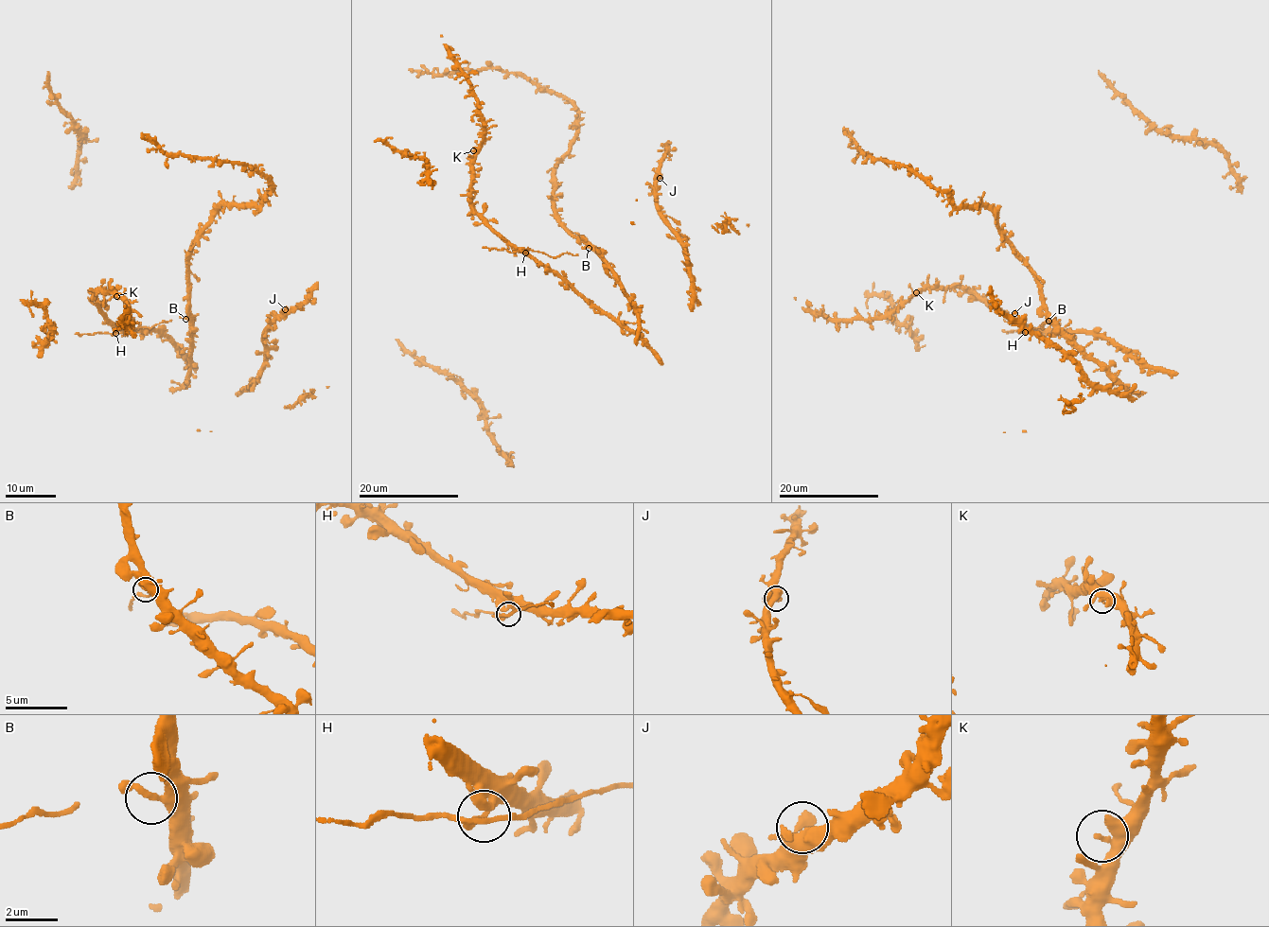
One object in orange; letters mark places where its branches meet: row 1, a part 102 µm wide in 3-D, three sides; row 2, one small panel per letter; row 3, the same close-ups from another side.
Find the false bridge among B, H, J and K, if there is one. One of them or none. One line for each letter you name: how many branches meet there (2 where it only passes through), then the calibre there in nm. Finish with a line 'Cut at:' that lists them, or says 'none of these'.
H: 2 branches meet; 240 nm thick
Cut at: H

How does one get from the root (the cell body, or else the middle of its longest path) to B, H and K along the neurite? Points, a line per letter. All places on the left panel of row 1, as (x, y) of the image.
B: (187, 295), (188, 314), (185, 319)
H: (187, 295), (185, 318), (115, 333)
K: (187, 295), (185, 318), (120, 333), (115, 332), (95, 295), (96, 291), (107, 290), (117, 294), (116, 296)

